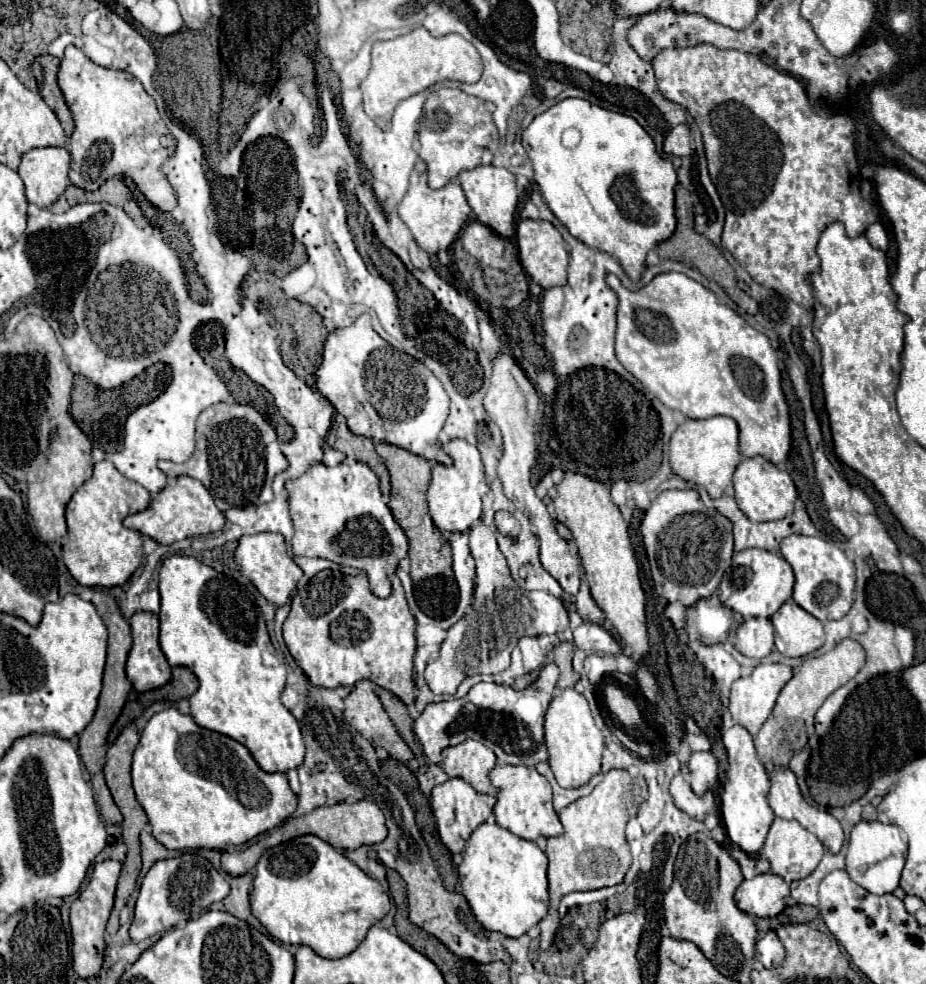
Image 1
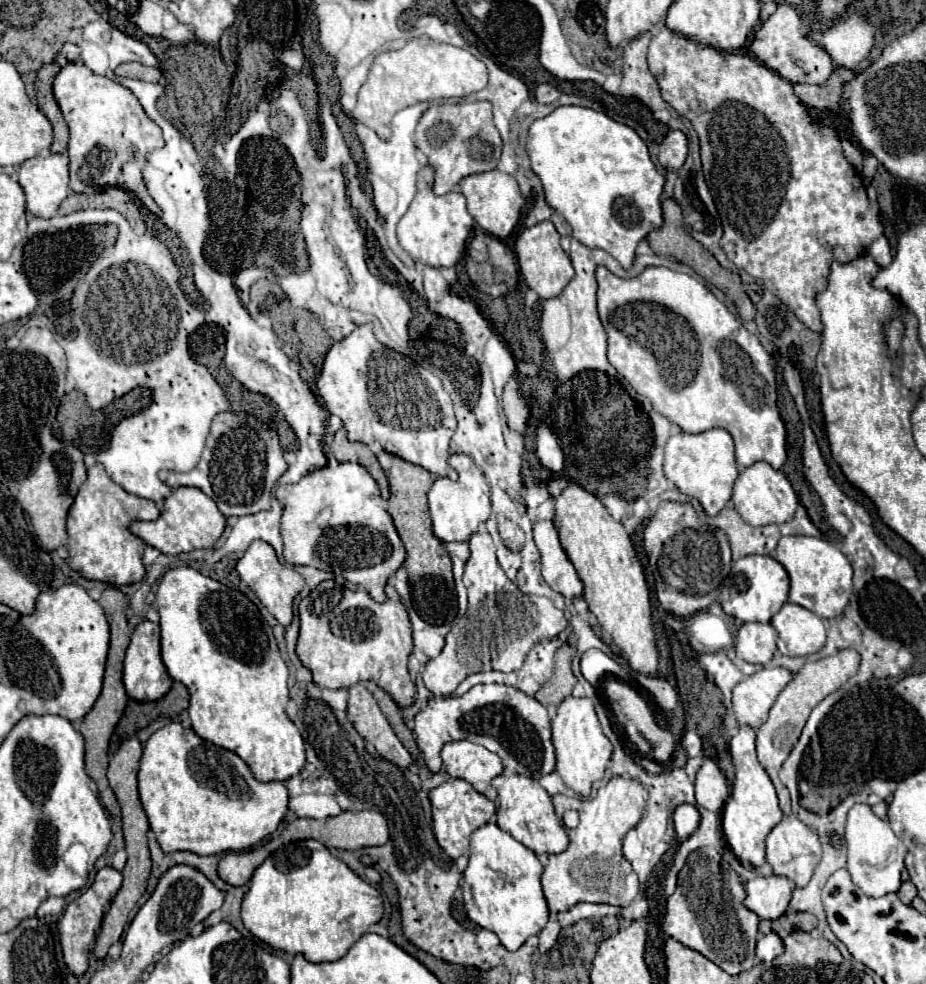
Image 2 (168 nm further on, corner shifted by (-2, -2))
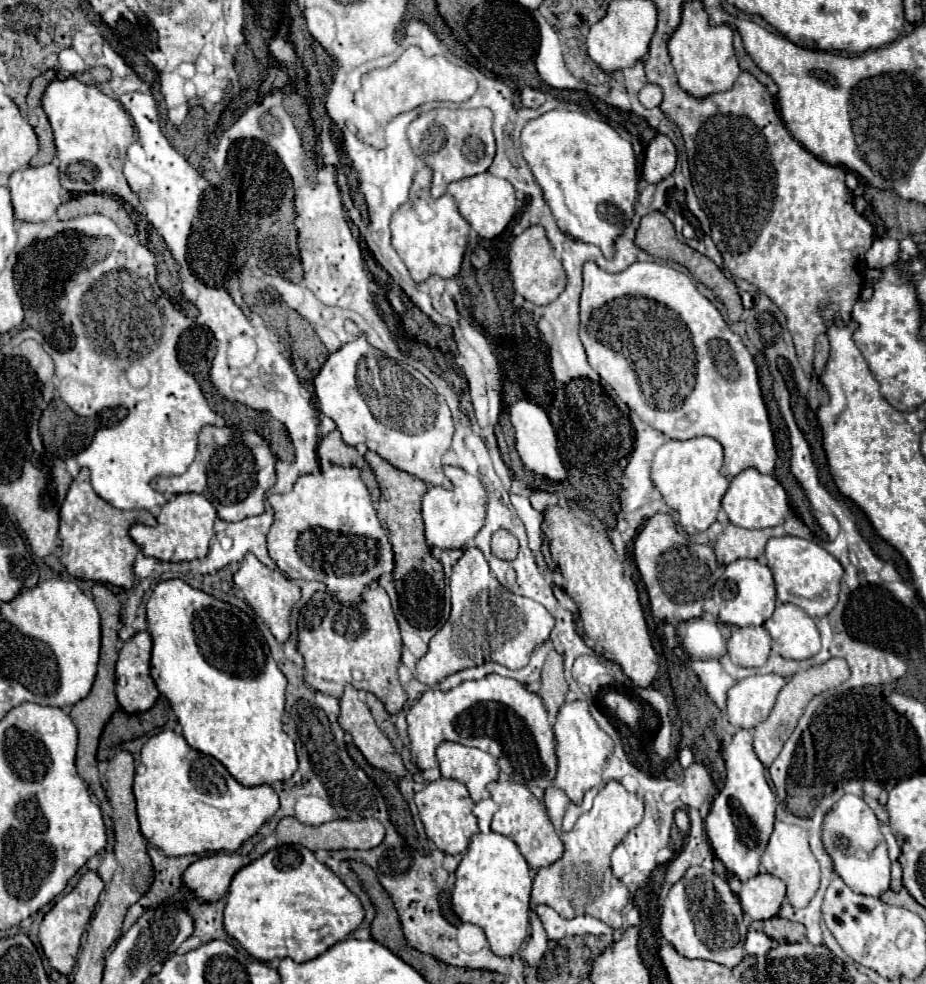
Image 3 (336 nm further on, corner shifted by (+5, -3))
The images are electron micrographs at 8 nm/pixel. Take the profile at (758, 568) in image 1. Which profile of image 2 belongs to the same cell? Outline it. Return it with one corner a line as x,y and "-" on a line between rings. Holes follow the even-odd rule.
743,556
733,562
731,574
725,578
719,602
723,612
741,622
769,622
787,602
789,574
771,556

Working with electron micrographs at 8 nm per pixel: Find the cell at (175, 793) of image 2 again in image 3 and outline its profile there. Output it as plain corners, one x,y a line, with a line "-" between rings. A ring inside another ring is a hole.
160,731
158,735
150,737
144,743
140,757
136,761
134,797
142,835
164,855
170,857
194,855
194,853
200,855
206,851
220,851
220,849
236,851
278,811
278,795
270,785
258,785
258,787
240,785
220,761
200,751
194,751
186,743
186,739
182,735
176,735
174,731

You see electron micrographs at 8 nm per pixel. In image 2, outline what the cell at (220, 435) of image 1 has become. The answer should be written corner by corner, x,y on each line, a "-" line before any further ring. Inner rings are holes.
219,412
213,418
203,456
191,472
161,470
159,478
175,486
195,486
219,506
223,516
247,516
269,510
271,490
277,478
287,470
277,432
245,412

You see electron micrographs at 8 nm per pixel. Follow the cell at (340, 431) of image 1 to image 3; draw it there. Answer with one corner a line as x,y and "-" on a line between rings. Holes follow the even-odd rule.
334,429
330,435
326,435
322,441
320,441
320,447
318,447
318,455
322,459
328,459
330,463
334,465
354,465
360,469
360,477
364,481
364,485
368,487
370,491
370,497
372,501
378,501
380,499
380,489
378,489
378,483
376,483
376,477
370,469
370,465
364,461
364,457
356,451
356,447
350,447
342,441
340,437
340,431

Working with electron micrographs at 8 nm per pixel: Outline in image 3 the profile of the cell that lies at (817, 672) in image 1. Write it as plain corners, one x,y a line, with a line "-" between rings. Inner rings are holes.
830,659
822,665
816,665
816,667
810,667
806,671
798,671
796,675
792,675
792,679
784,685
784,689
778,693
778,699
776,699
776,705
770,713
770,717
756,725
754,727
754,751
758,755
758,759
764,763
764,767
768,769
770,763
778,757
780,749
784,747
786,739
792,735
800,715
804,713
806,705
812,701
814,695
822,693
822,691
828,691
828,689
834,689
838,685
842,685
846,679
850,677
850,669
848,669
848,663
844,659

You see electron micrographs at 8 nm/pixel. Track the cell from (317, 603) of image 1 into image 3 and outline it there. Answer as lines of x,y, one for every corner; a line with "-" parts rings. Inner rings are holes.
378,585
370,587
366,591
366,601
352,605
352,603
340,603
326,591
316,591
312,599
302,607
298,617
298,651
304,657
304,669
306,669
306,681
312,689
328,693
336,699
342,697
346,685
354,685
356,689
374,693
384,705
386,711
398,713
402,711
406,703
406,693
398,681
398,665
400,665
400,649
402,639
398,631
398,623
388,599
388,593

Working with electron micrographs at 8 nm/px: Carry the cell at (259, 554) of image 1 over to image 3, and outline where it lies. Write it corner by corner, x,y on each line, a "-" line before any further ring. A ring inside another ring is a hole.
246,555
240,569
234,573
234,585
244,593
246,603
256,611
256,615
270,627
270,631
278,639
278,643
284,643
290,637
292,605
300,599
300,587
296,585
296,581
288,579
278,569
266,567
254,555

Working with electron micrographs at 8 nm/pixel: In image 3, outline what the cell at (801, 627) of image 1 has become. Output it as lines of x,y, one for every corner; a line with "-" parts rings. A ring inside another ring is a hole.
780,603
774,609
774,615
764,623
766,631
772,639
780,645
780,655
784,659
810,659
820,651
820,633
812,617
808,617
798,605
794,603

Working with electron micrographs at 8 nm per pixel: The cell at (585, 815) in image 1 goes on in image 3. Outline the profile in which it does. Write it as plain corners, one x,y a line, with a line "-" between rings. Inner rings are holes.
618,781
606,783
606,787
596,795
594,807
576,821
572,831
560,829
562,811
564,811
564,793
558,791
558,787
546,789
544,803
546,803
548,817
550,817
558,837
564,843
564,855
556,863
540,869
534,877
532,901
530,901
532,903
532,913
530,913
532,935
530,935
530,941
524,945
524,949
520,951
522,961
528,965
536,965
546,951
544,927
542,927
542,923
534,911
536,905
548,905
560,917
566,917
566,919
574,919
574,917
586,913
586,915
592,915
614,929
622,927
622,915
620,913
622,913
624,905
628,903
628,891
612,875
610,853
628,835
628,831
642,821
642,815
644,815
642,799
638,795
628,793

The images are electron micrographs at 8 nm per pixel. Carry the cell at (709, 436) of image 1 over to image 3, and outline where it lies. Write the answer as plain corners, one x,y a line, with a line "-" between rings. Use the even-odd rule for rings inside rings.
694,437
688,441
666,441
652,463
652,483
662,493
670,509
678,513
678,523
688,535
706,531
720,511
720,501
728,489
728,479
720,473
722,445
710,437

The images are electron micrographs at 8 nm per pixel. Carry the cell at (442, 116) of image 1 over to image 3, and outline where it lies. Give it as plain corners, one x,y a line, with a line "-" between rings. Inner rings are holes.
486,107
480,109
432,109
408,127
408,139
418,157
432,167
432,195
440,197
446,193
446,187
452,181
472,177
488,171
494,159
494,135
492,135
492,111

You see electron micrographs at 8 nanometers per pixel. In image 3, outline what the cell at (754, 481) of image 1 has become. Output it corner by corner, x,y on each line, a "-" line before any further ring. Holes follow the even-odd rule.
746,469
732,479
726,495
722,497
722,509
728,515
730,523
744,529
766,529
782,525
784,517
790,511
788,495
782,485
772,475
762,475
756,469

